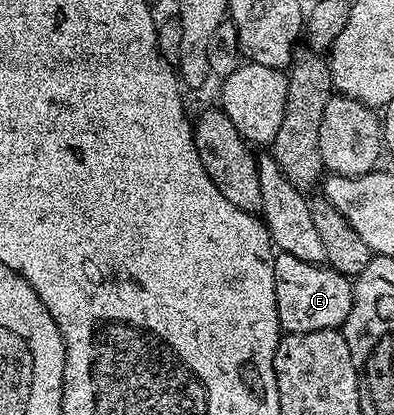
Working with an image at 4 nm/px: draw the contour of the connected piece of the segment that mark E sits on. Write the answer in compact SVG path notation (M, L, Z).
M278 252L273 258L273 266L275 267L275 307L279 311L279 323L281 324L281 328L286 334L310 333L311 331L323 331L324 329L340 330L342 326L344 326L347 315L353 306L353 281L350 280L350 278L345 277L341 273L336 273L336 271L331 268L322 267L321 265L312 265L303 259L295 259L295 255L291 255L290 253Z

